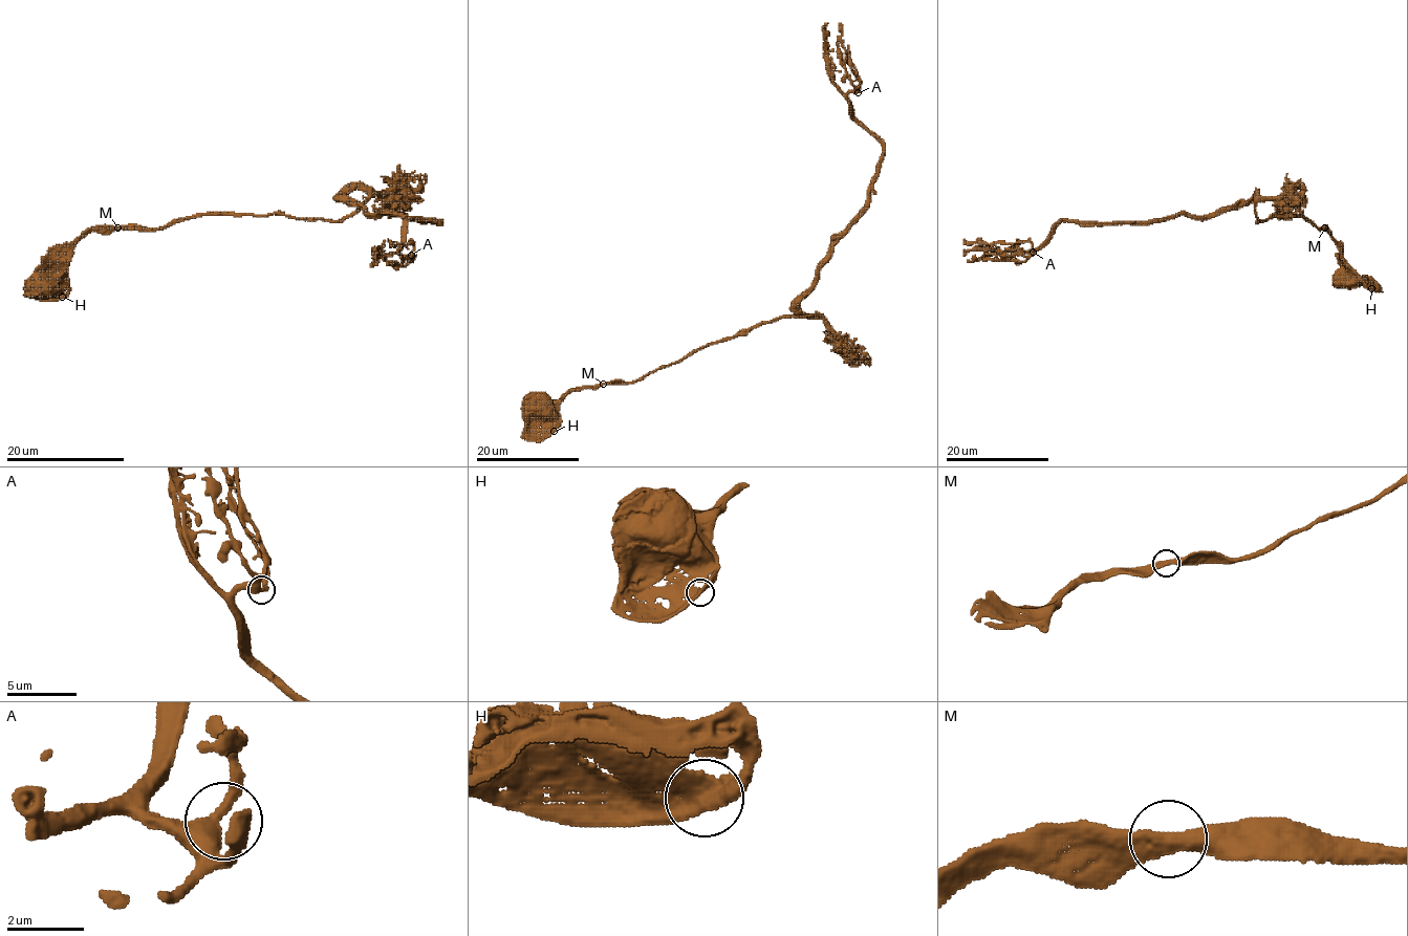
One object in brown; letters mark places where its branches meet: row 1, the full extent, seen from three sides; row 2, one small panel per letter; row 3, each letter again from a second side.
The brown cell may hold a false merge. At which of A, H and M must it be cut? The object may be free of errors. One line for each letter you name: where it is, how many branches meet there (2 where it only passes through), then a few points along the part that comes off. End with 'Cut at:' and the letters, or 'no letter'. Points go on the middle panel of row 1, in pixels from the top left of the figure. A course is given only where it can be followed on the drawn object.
Cut at: no letter

